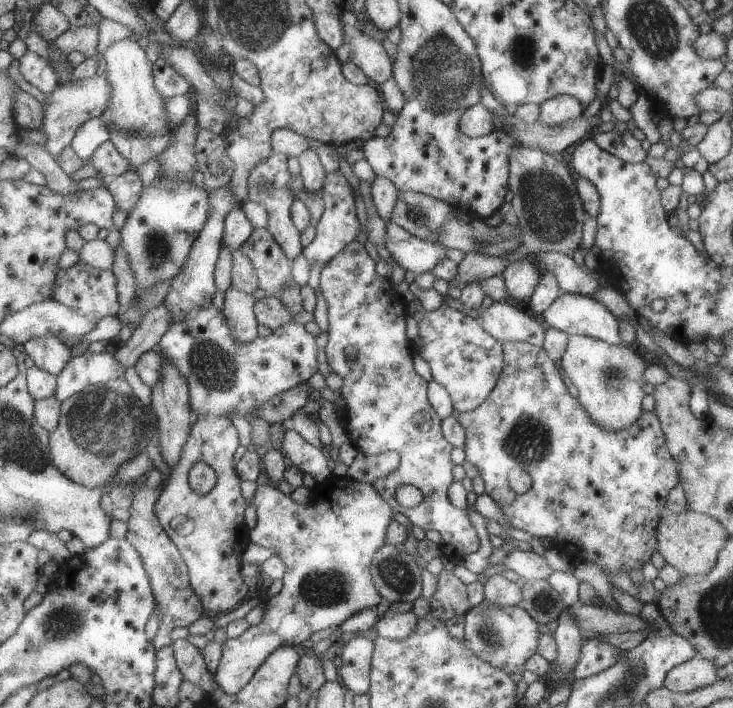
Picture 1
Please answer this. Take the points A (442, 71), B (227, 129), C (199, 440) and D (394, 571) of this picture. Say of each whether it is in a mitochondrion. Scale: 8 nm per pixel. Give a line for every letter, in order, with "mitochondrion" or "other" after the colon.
A: mitochondrion
B: other
C: other
D: mitochondrion

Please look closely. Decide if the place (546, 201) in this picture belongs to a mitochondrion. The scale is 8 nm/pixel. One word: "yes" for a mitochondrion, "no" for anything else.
yes

